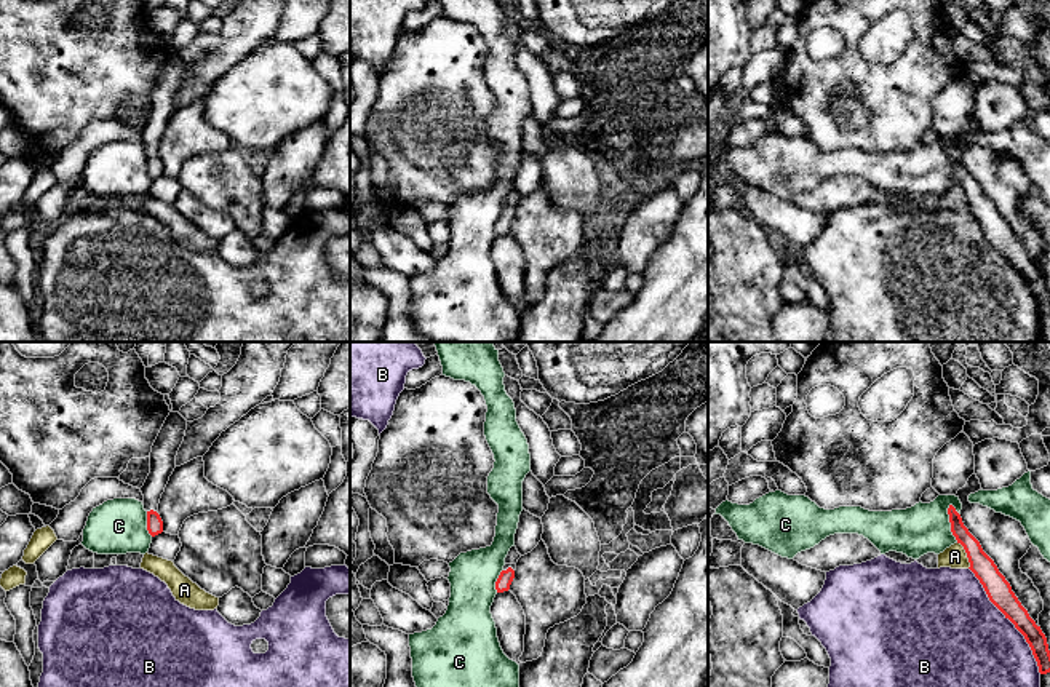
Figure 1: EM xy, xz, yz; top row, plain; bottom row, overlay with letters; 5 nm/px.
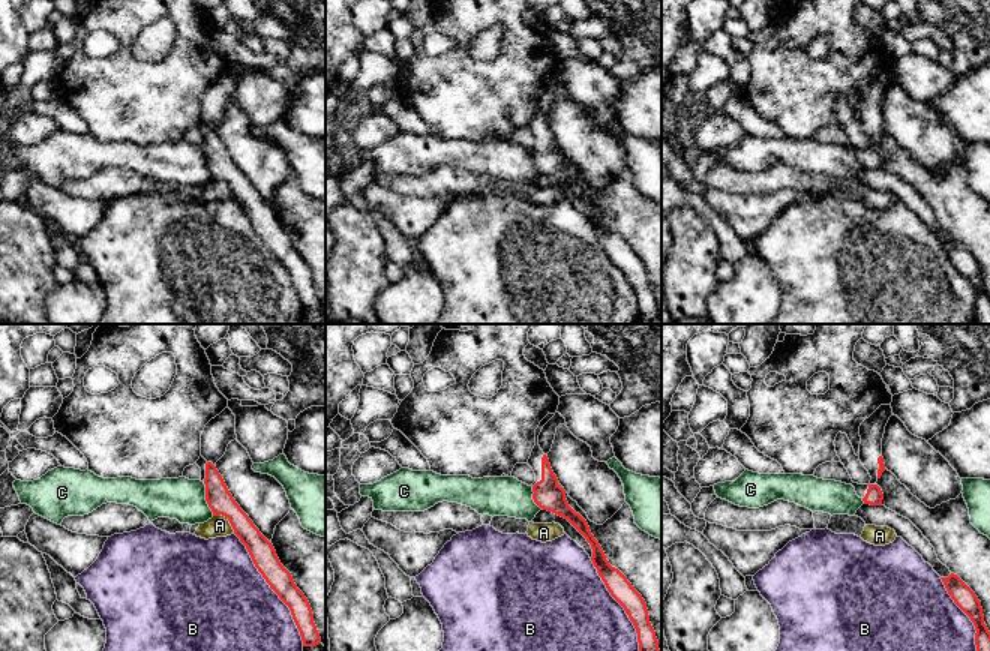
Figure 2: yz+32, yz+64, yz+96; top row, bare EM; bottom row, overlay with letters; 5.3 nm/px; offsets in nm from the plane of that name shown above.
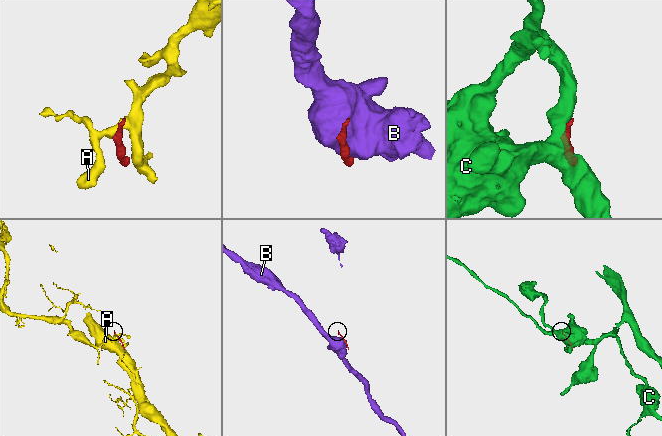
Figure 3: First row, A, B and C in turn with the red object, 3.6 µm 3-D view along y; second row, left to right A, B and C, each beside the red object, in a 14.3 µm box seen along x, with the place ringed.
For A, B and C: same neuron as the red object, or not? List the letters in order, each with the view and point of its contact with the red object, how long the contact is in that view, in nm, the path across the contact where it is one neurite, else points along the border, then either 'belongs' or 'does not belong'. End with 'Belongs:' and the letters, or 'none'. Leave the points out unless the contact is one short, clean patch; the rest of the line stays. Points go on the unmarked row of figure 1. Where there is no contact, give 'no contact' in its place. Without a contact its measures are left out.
A: meets red in yz at (967, 197); contact 150 nm long; border along yz (958, 184), (966, 195), (969, 210); does not belong
B: meets red in yz at (1009, 261); contact 650 nm long; does not belong
C: meets red in yz at (950, 163); contact 200 nm long; border along yz (950, 146), (950, 170), (958, 184); does not belong
Belongs: none

